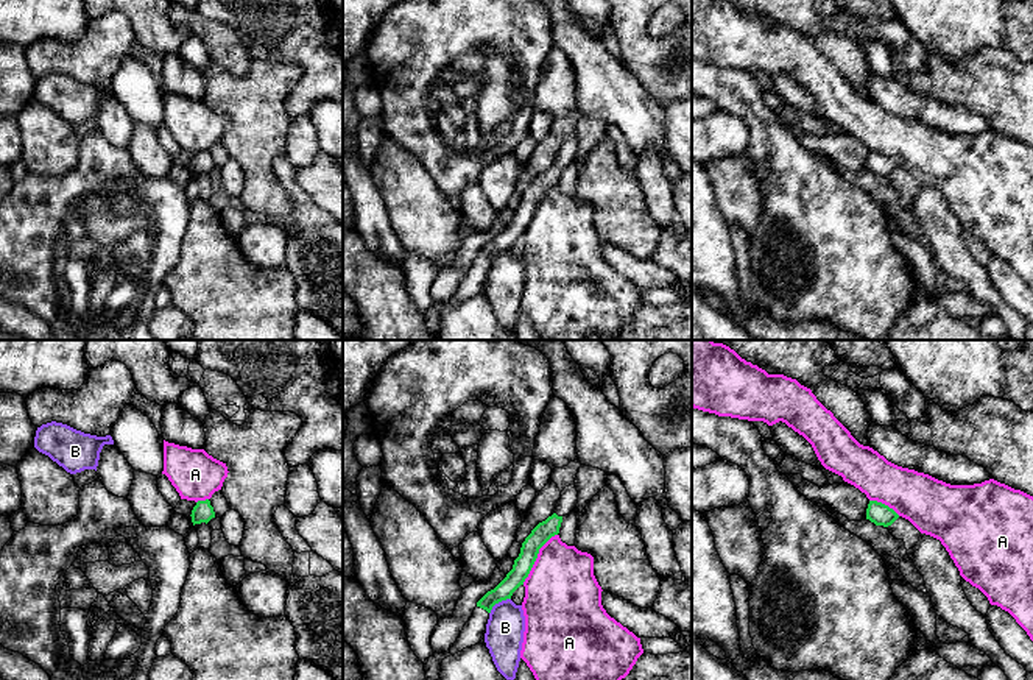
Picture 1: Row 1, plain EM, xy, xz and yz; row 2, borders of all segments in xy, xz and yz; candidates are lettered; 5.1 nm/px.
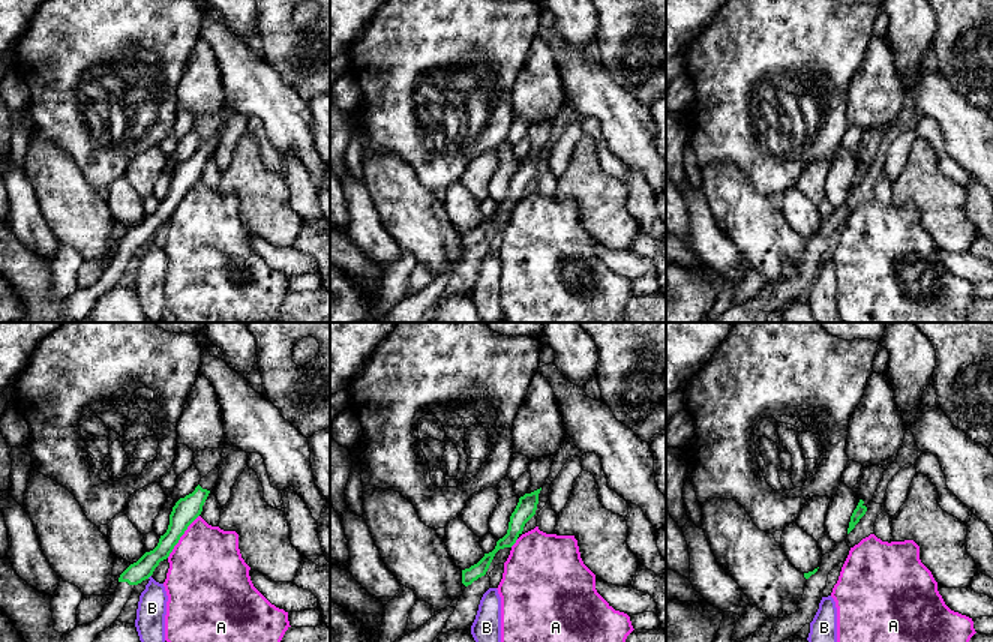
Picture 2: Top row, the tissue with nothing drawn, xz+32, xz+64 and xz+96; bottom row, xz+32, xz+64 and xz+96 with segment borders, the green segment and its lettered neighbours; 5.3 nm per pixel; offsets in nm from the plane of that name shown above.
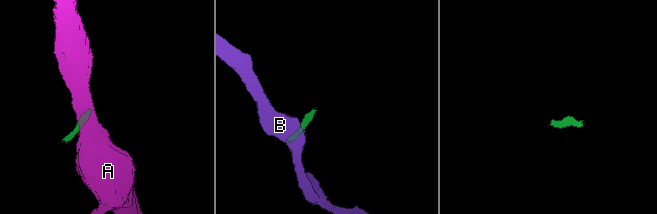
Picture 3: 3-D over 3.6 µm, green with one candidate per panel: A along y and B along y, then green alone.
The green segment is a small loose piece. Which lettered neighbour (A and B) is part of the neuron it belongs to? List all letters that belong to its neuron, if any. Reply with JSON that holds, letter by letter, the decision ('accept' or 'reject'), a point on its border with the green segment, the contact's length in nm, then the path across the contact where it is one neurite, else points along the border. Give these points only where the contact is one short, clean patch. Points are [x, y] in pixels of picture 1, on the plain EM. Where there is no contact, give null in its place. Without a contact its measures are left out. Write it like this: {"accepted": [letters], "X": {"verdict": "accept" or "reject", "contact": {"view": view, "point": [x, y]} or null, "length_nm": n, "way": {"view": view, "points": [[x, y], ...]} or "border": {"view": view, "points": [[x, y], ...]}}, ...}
{"accepted": [], "A": {"verdict": "reject", "contact": {"view": "xz", "point": [536, 208]}, "length_nm": 320, "border": {"view": "xz", "points": [[557, 184], [539, 200], [522, 234]]}}, "B": {"verdict": "reject", "contact": {"view": "xz", "point": [497, 253]}, "length_nm": 140, "border": {"view": "xz", "points": [[510, 248], [497, 253], [490, 264]]}}}

